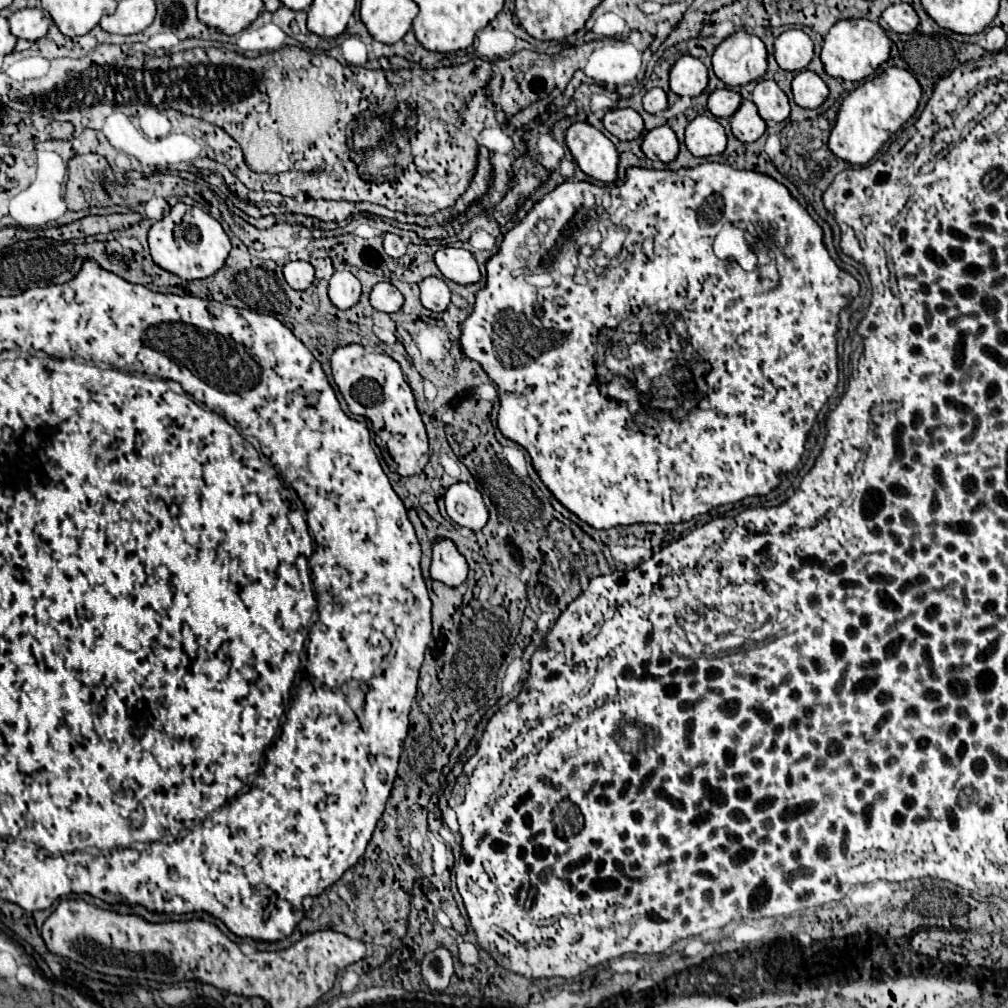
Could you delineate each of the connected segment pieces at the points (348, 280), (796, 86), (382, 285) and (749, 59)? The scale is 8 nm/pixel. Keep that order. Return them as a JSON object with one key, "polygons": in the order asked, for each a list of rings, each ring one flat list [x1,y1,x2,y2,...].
{"polygons":[[[348,268,336,270,328,282,328,296,336,308,340,310,352,308,360,298,358,278]],[[802,70,794,76,792,92,794,102,802,108,818,108,828,96,828,88,822,78,810,70]],[[378,282,370,292,370,304,380,312,396,312,402,308,402,302,404,296,390,282]],[[744,30,722,40,712,54,714,74,728,86,742,86,766,72,764,42]]]}

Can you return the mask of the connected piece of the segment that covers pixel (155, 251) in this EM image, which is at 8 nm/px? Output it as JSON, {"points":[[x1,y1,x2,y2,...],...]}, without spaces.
{"points":[[184,202,174,204,162,220,152,224,148,232,148,244,154,262,184,280,200,280,212,276,216,270,222,268,230,252,230,240,220,222,214,220,208,212]]}

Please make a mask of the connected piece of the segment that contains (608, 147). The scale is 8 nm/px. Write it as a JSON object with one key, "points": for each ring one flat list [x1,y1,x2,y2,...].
{"points":[[574,122,568,126,564,142,584,174,606,184,616,180,618,152,600,130,586,122]]}

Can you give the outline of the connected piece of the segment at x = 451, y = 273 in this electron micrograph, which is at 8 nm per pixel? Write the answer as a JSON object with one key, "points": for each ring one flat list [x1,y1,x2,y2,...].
{"points":[[446,246,440,248,434,254,434,262,444,274,444,278,456,282,456,284,472,284,480,280,480,270,476,264,476,258,464,250,464,248,454,248]]}

